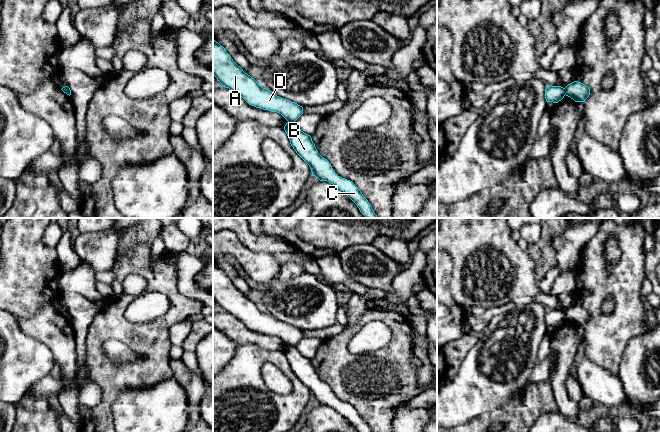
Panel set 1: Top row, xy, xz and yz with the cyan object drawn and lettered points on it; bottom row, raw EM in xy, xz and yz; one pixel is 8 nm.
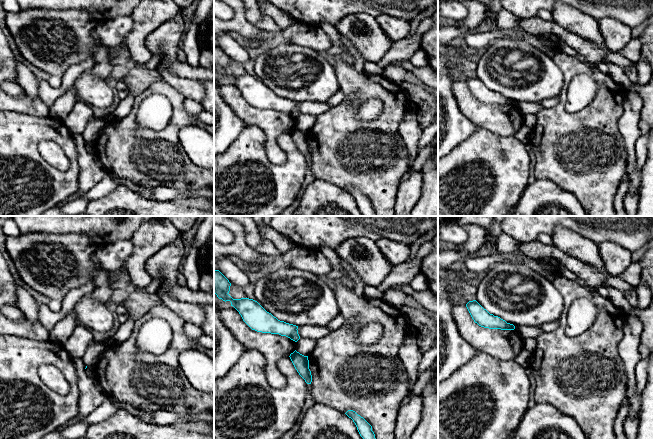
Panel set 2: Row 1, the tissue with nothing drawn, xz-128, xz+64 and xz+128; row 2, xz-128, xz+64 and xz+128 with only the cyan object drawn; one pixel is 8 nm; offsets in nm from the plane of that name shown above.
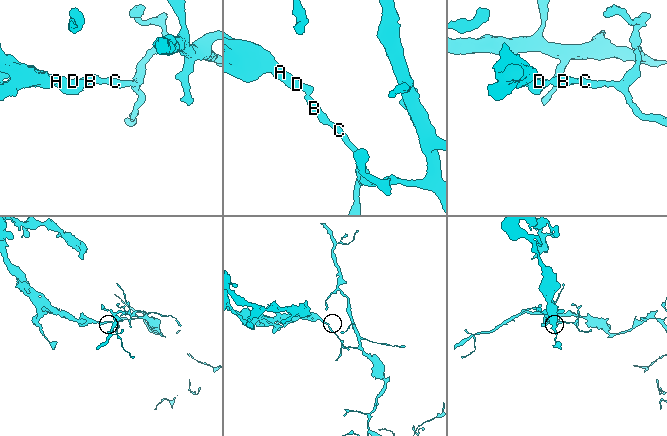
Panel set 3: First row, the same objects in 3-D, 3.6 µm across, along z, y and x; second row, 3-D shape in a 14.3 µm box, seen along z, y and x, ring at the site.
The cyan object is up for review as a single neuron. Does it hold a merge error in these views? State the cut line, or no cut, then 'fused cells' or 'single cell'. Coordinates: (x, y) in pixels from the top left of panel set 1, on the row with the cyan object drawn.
cut xz (288, 120), (294, 122); fused cells

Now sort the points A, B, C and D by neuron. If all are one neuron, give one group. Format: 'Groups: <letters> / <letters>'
Groups: A D / B C

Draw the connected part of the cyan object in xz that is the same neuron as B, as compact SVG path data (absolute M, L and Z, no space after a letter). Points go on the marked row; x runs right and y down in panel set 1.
M288 121L284 130L296 153L309 165L312 175L320 181L327 181L343 191L359 208L366 218L378 218L357 186L338 176L329 161L317 151L310 135L304 133L295 122Z

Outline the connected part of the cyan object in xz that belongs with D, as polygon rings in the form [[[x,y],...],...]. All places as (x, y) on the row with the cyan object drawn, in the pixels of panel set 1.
[[[213,38],[213,75],[223,87],[229,88],[249,105],[281,114],[287,121],[295,122],[302,114],[303,107],[281,98],[263,88],[238,66],[225,48]]]

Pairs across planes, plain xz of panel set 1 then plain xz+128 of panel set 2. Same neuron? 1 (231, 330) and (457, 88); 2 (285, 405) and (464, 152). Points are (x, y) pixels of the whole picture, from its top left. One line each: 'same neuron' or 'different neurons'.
1: same neuron
2: same neuron

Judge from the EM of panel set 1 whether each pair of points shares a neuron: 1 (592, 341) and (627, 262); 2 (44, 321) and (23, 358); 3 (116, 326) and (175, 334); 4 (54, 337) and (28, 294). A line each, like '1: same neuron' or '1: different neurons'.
1: same neuron
2: different neurons
3: different neurons
4: different neurons

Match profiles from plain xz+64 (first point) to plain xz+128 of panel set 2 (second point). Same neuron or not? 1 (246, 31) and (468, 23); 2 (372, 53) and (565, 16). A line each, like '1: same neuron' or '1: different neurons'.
1: same neuron
2: same neuron

